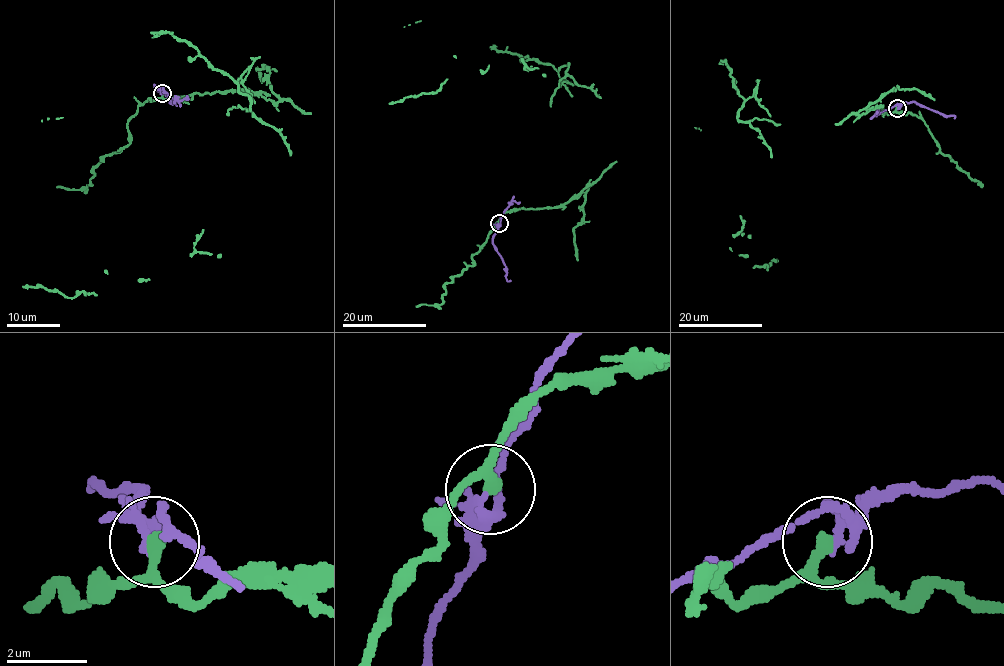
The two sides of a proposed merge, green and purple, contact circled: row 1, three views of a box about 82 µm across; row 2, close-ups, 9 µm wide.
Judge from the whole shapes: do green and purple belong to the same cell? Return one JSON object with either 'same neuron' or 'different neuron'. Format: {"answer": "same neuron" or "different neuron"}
{"answer": "different neuron"}

